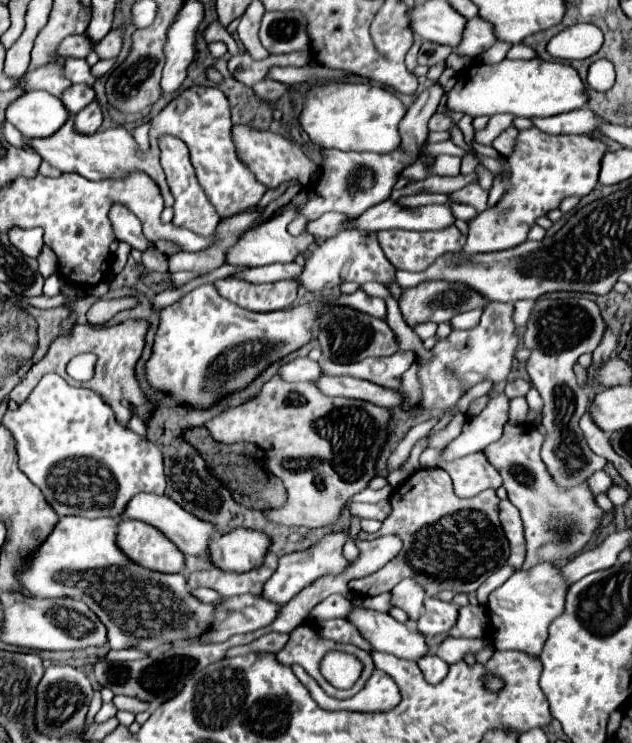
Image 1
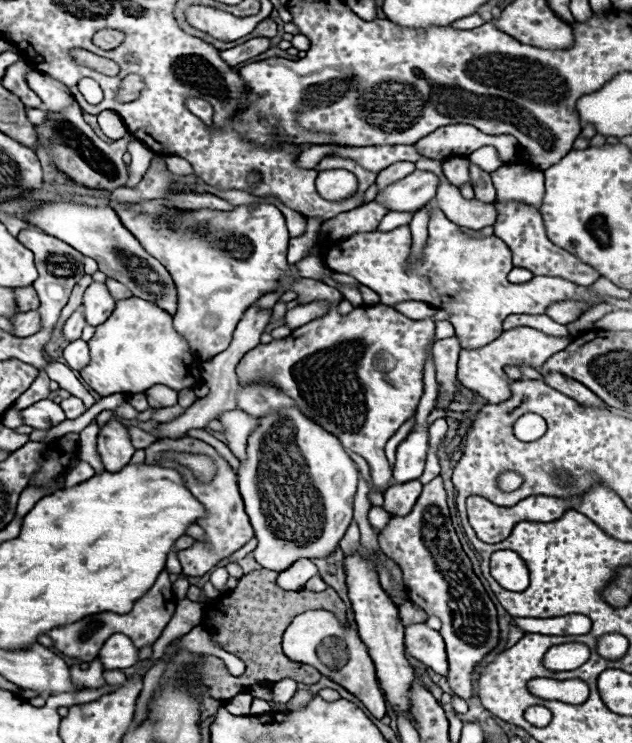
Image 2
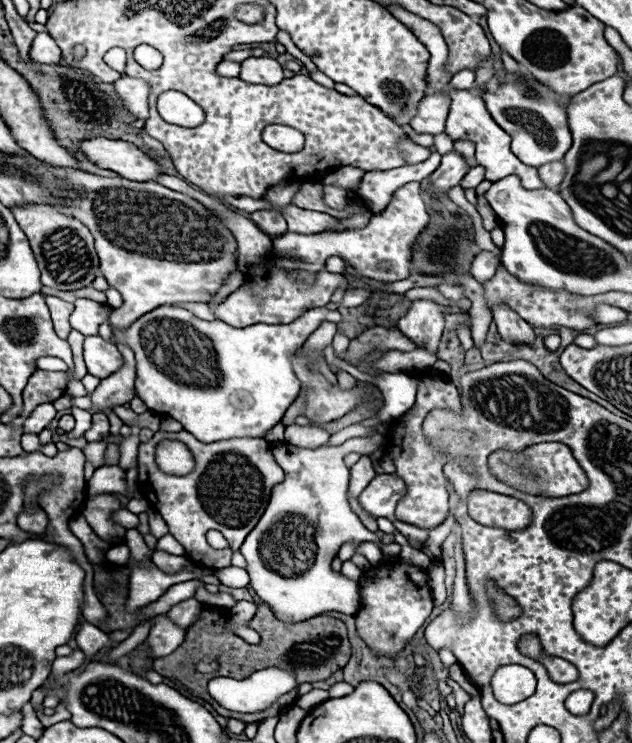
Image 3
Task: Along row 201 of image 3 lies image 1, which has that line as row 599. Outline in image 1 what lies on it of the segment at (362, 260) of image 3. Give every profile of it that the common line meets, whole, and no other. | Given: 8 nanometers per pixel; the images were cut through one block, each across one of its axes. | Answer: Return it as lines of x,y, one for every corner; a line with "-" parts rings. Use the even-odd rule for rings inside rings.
412,578
402,580
400,584
396,584
392,588
390,596
392,596
392,604
396,608
402,608
410,616
412,622
418,620
423,609
424,588
420,588
420,584
416,580
412,580

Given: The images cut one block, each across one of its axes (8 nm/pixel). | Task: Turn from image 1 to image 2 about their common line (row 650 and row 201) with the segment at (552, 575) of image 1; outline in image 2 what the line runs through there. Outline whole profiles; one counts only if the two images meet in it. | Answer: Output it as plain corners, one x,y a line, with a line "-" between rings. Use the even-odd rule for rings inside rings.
524,164
502,166
496,172
492,172
492,184
500,202
518,200
534,206
542,204
544,174
540,168

